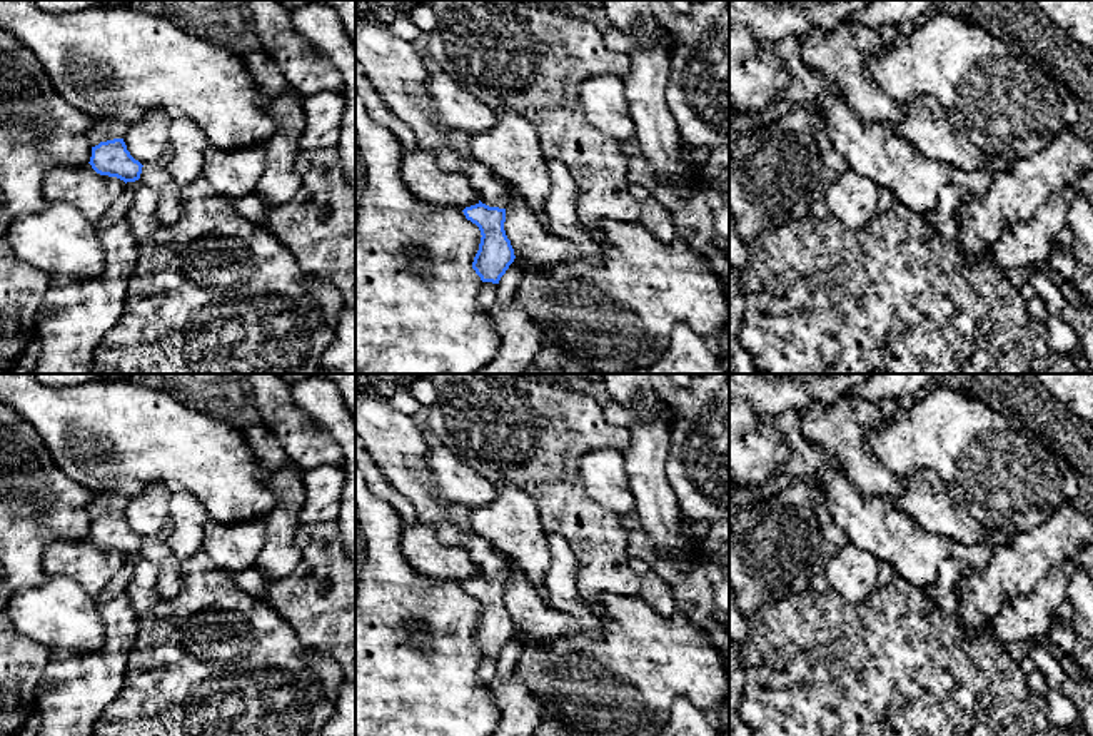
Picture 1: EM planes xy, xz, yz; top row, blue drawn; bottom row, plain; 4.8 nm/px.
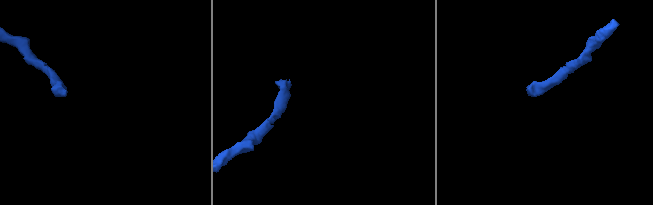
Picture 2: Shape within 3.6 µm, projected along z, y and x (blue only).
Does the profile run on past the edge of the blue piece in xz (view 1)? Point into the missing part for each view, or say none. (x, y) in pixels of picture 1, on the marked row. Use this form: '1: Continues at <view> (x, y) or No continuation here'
1: Continues at xz (397, 69)

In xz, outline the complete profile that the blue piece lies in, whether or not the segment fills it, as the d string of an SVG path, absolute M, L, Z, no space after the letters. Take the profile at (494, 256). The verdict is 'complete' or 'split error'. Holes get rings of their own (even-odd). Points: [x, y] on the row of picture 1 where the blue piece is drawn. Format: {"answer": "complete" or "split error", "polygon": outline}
{"answer": "split error", "polygon": "M355 20L355 60L389 108L412 129L417 145L431 150L444 172L464 174L481 194L476 205L462 210L482 235L472 269L482 282L499 284L516 259L504 230L507 187L487 165L462 159L447 142L449 129L424 90L432 65L421 43L395 37L384 22Z"}

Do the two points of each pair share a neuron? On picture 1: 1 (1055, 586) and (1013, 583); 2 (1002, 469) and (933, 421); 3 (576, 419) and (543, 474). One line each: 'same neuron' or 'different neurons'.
1: different neurons
2: same neuron
3: same neuron

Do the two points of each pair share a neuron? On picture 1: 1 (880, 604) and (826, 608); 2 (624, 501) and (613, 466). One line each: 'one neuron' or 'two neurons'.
1: one neuron
2: one neuron

